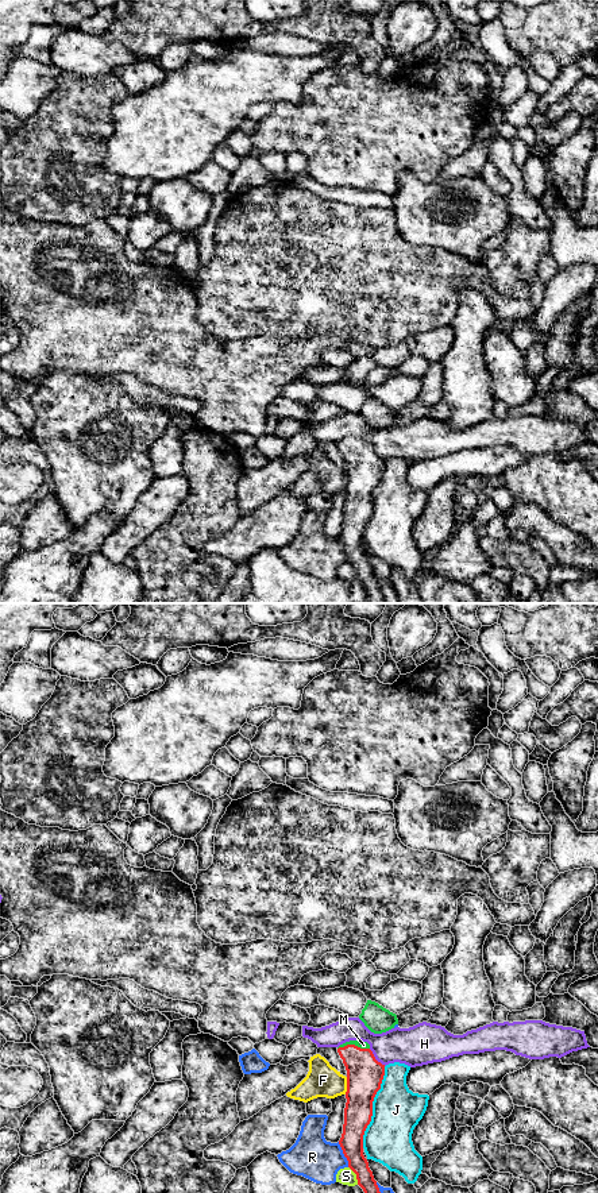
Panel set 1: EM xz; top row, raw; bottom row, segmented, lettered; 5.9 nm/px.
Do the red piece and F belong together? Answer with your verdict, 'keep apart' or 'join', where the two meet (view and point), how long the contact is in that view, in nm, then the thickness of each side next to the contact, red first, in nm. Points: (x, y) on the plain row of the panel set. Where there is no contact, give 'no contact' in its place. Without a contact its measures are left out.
keep apart | xz (347, 481) | 110 nm | 220/200 nm

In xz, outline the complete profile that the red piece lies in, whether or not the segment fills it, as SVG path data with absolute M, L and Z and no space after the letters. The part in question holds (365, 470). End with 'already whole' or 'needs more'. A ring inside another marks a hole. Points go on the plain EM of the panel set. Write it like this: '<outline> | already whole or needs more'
M346 437L337 443L337 448L347 466L347 498L339 540L367 592L366 603L385 603L377 576L363 551L363 530L371 517L373 497L381 484L385 460L375 455L367 437Z | needs more

